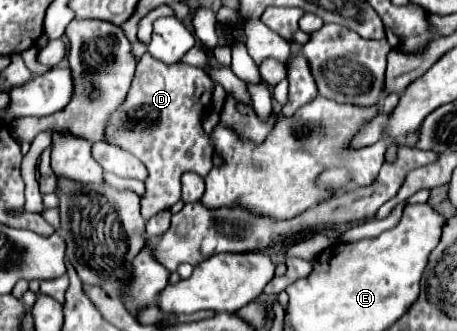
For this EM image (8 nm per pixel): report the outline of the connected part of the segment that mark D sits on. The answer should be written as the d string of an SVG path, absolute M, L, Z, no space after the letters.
M144 54L138 60L138 68L134 72L130 92L126 94L122 108L118 108L118 112L110 116L110 124L106 124L106 136L110 136L110 140L106 142L126 152L132 152L148 170L148 178L144 180L146 192L140 198L144 220L152 218L154 214L162 210L172 208L180 200L180 176L184 172L196 170L198 174L204 174L204 176L210 172L214 146L210 144L208 134L202 130L202 116L206 116L212 108L212 92L214 92L214 82L200 68L194 68L188 64L172 64L172 66L162 64L148 54Z

